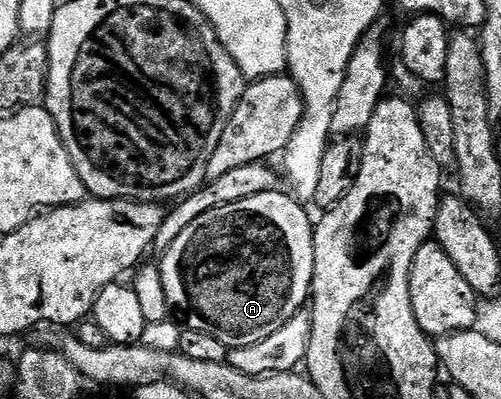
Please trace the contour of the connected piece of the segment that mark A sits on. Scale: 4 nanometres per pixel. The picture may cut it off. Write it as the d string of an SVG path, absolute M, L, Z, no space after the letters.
M279 189L270 192L262 192L258 196L250 196L246 200L238 200L238 204L226 204L222 208L214 208L210 212L202 212L190 228L182 231L182 236L170 244L168 250L163 251L162 260L159 259L160 275L164 284L164 291L169 298L171 305L184 306L189 302L196 315L192 318L191 325L196 328L203 327L203 322L209 322L213 331L219 332L225 339L231 340L236 346L249 346L258 344L258 340L266 340L266 336L274 336L282 324L286 324L296 314L305 309L312 292L312 277L314 276L314 222L308 219L308 214L303 205L291 193L280 194Z

